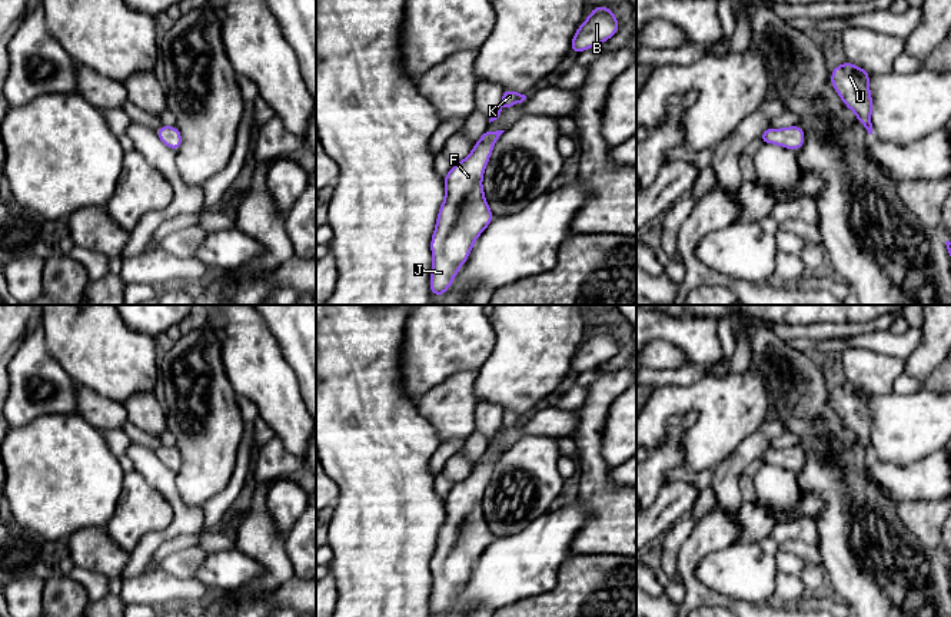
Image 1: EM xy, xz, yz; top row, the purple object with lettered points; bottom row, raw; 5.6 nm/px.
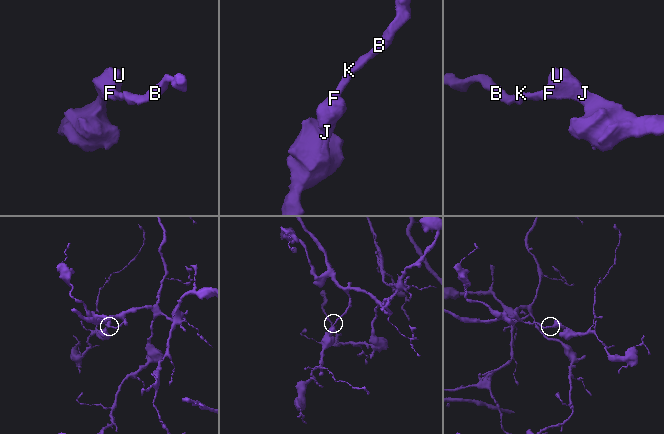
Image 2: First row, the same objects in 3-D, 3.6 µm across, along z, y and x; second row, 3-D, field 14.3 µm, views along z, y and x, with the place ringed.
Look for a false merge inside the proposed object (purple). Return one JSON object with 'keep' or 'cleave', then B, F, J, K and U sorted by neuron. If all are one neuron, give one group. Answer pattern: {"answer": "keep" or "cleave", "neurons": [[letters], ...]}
{"answer": "keep", "neurons": [["B", "F", "J", "K", "U"]]}

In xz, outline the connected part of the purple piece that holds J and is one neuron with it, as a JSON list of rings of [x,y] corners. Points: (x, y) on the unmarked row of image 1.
[[[485,451],[472,472],[443,497],[445,520],[439,528],[430,560],[432,616],[442,617],[462,586],[468,581],[475,561],[495,540],[486,523],[482,500],[493,465],[505,451]]]

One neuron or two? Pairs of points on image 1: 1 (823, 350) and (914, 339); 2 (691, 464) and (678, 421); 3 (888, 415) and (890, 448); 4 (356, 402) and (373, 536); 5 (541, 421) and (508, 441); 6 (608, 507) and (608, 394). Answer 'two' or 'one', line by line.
1: one
2: two
3: one
4: one
5: one
6: one

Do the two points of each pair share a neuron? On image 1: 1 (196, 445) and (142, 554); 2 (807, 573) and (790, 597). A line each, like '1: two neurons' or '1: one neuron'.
1: two neurons
2: two neurons

